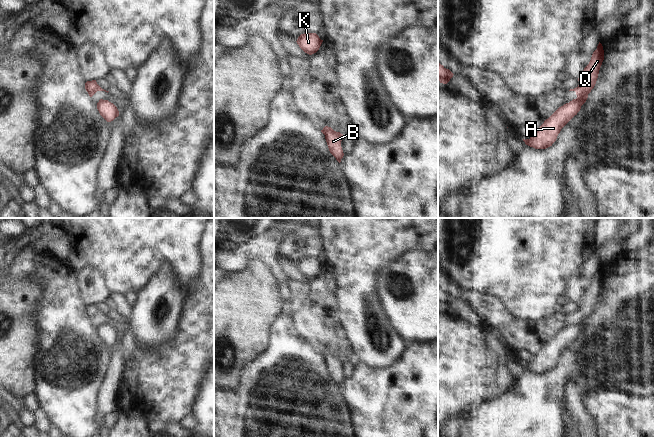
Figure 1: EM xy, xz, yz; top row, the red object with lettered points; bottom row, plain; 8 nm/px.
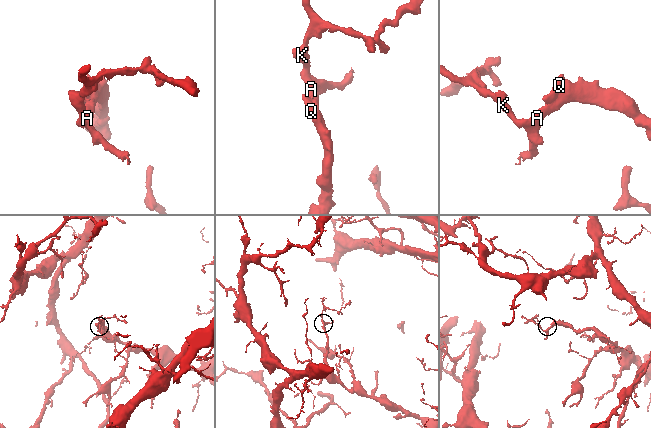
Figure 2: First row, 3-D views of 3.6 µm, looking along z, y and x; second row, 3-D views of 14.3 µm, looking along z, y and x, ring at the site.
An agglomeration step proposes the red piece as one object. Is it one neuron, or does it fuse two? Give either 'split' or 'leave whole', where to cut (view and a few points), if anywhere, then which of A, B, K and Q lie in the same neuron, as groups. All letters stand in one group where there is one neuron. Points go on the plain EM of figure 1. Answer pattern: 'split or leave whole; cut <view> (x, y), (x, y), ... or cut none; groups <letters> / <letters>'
split; cut yz (588, 316), (572, 325); groups A B K / Q

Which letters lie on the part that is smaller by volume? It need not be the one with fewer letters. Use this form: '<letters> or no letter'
Q.

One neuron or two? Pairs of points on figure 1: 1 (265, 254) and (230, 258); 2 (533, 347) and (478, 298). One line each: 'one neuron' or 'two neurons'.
1: one neuron
2: one neuron

